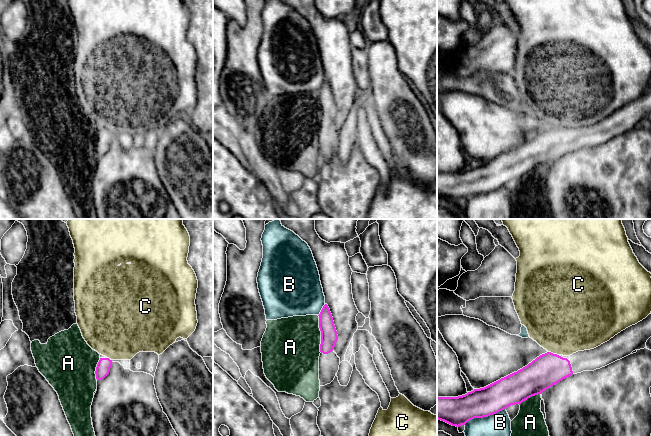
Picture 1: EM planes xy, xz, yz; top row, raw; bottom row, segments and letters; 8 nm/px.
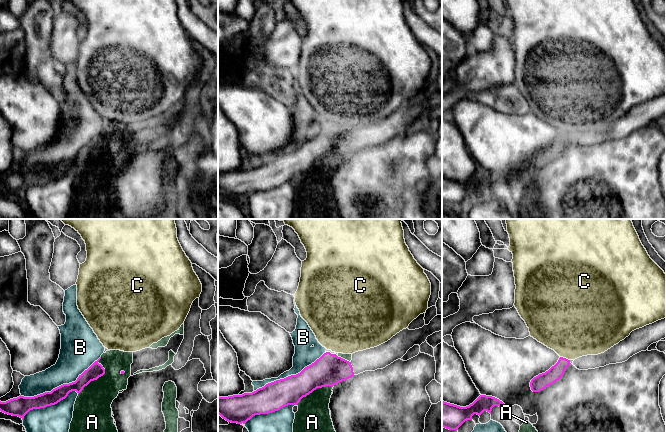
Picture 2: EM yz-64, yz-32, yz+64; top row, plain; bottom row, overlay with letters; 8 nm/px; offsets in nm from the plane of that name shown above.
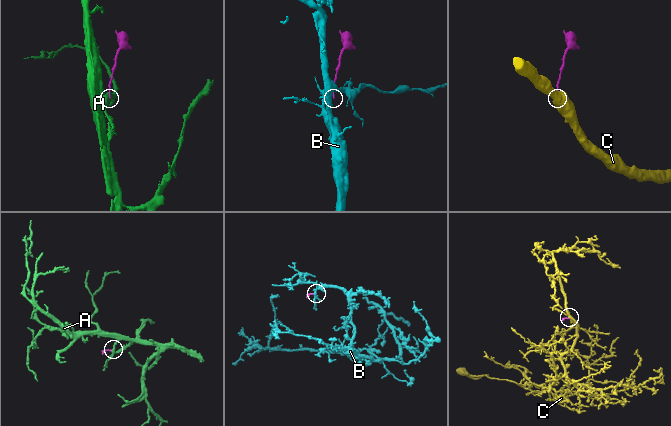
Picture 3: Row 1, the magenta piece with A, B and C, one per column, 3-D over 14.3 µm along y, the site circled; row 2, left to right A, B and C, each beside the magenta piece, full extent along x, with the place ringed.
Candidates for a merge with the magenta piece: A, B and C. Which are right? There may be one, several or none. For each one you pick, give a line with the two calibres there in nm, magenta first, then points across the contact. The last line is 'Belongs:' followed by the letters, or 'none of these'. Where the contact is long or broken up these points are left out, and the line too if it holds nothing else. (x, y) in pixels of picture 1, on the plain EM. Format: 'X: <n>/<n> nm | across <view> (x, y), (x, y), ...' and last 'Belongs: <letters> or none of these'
Belongs: none of these

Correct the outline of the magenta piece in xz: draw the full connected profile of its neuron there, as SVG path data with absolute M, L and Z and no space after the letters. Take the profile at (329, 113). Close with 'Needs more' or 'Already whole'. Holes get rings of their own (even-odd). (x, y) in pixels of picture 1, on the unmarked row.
M327 80L320 88L319 104L321 107L321 120L319 132L319 156L320 162L330 160L339 146L340 134L333 127L338 116L333 93Z. Needs more

